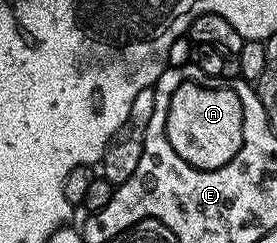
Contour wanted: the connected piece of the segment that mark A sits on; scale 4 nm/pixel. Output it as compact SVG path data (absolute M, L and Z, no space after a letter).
M189 74L183 76L169 94L163 118L163 138L169 148L177 148L179 154L193 164L213 168L237 150L241 138L247 138L245 126L257 126L257 122L249 122L249 118L257 116L247 116L245 112L241 90L235 88L235 76L201 80Z

